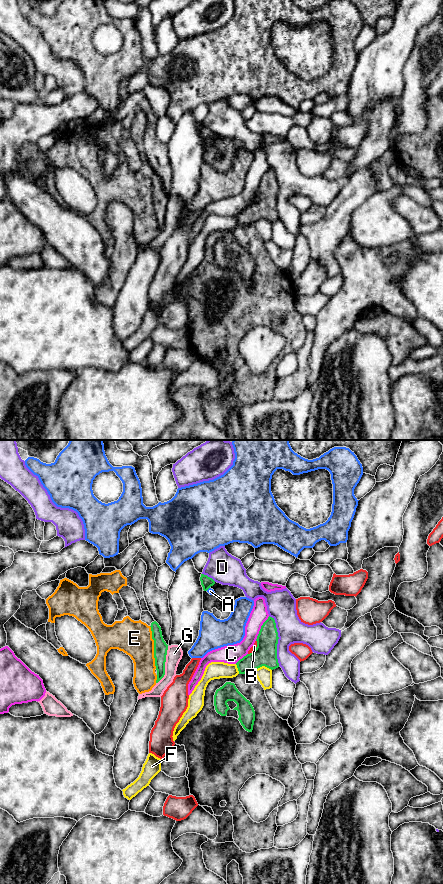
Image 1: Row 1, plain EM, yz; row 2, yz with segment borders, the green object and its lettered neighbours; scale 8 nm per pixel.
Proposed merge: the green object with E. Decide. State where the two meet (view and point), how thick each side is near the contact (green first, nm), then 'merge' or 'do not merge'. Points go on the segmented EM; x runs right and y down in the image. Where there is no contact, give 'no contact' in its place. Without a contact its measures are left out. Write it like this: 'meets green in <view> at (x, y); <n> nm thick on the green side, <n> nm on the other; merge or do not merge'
meets green in yz at (154, 647); 110 nm thick on the green side, 280 nm on the other; merge

